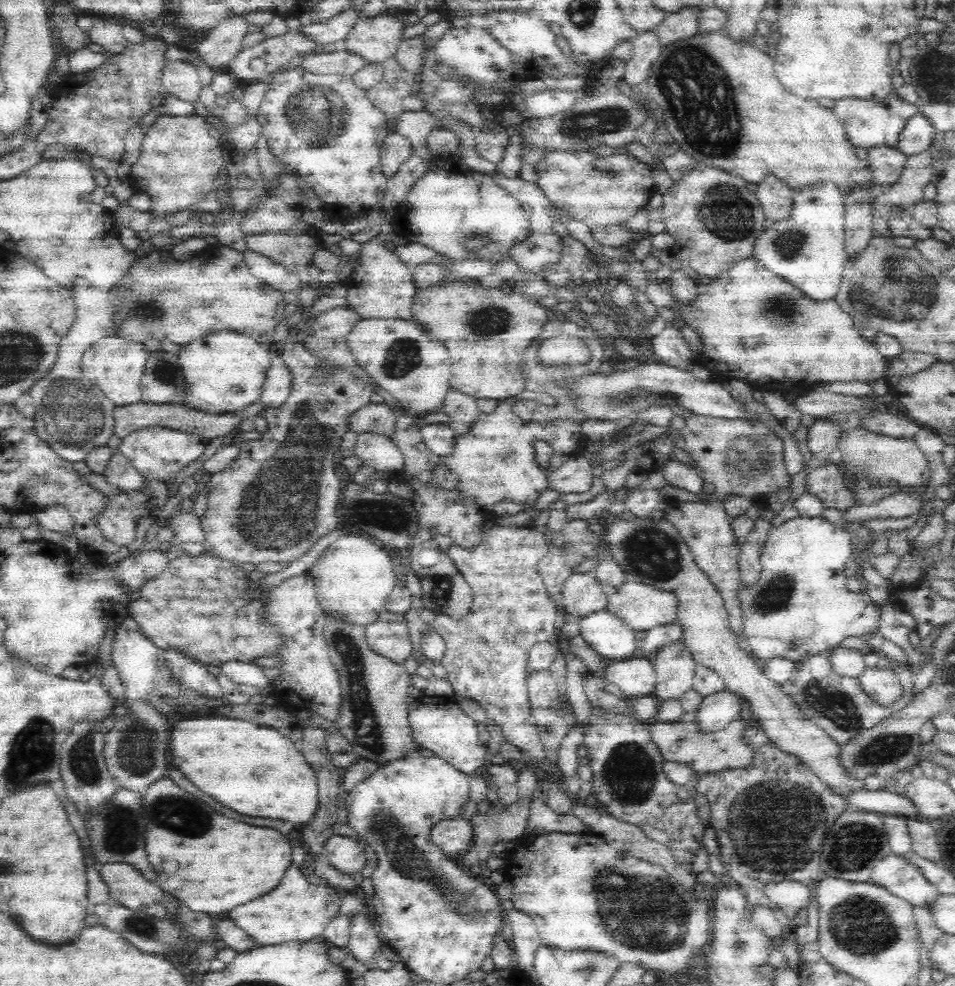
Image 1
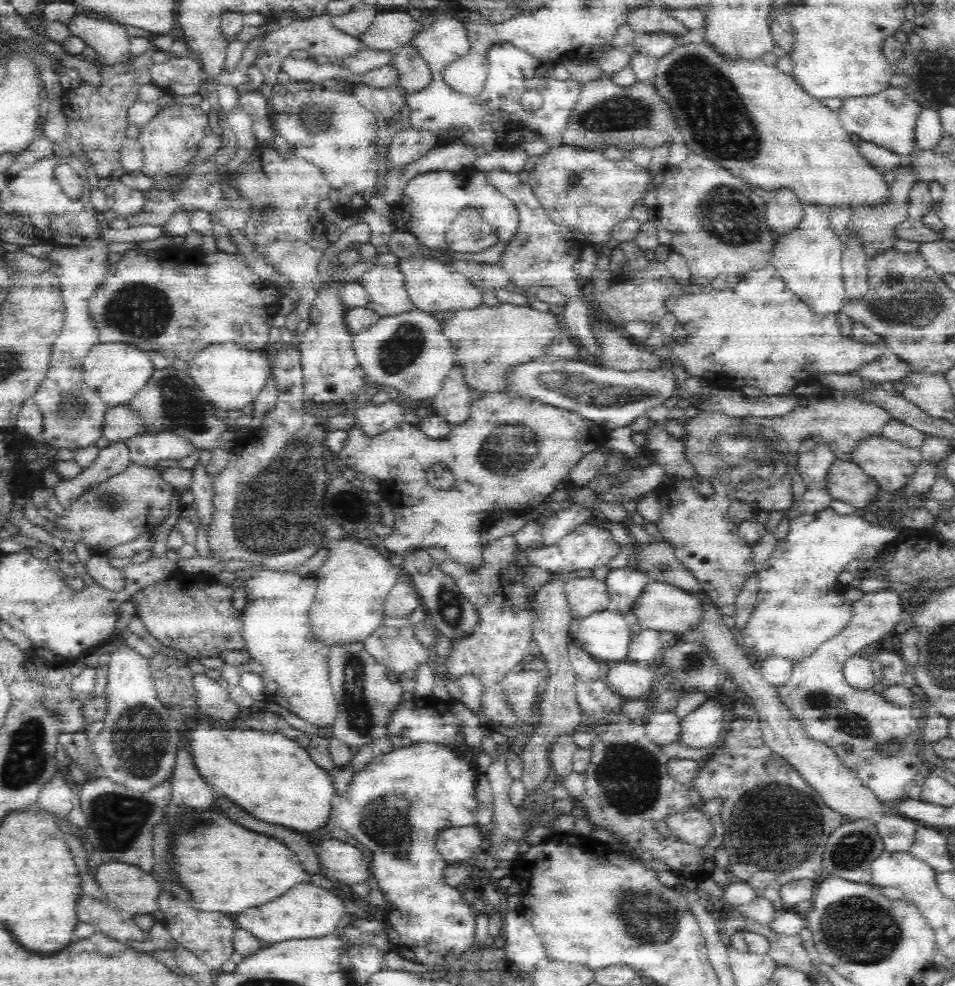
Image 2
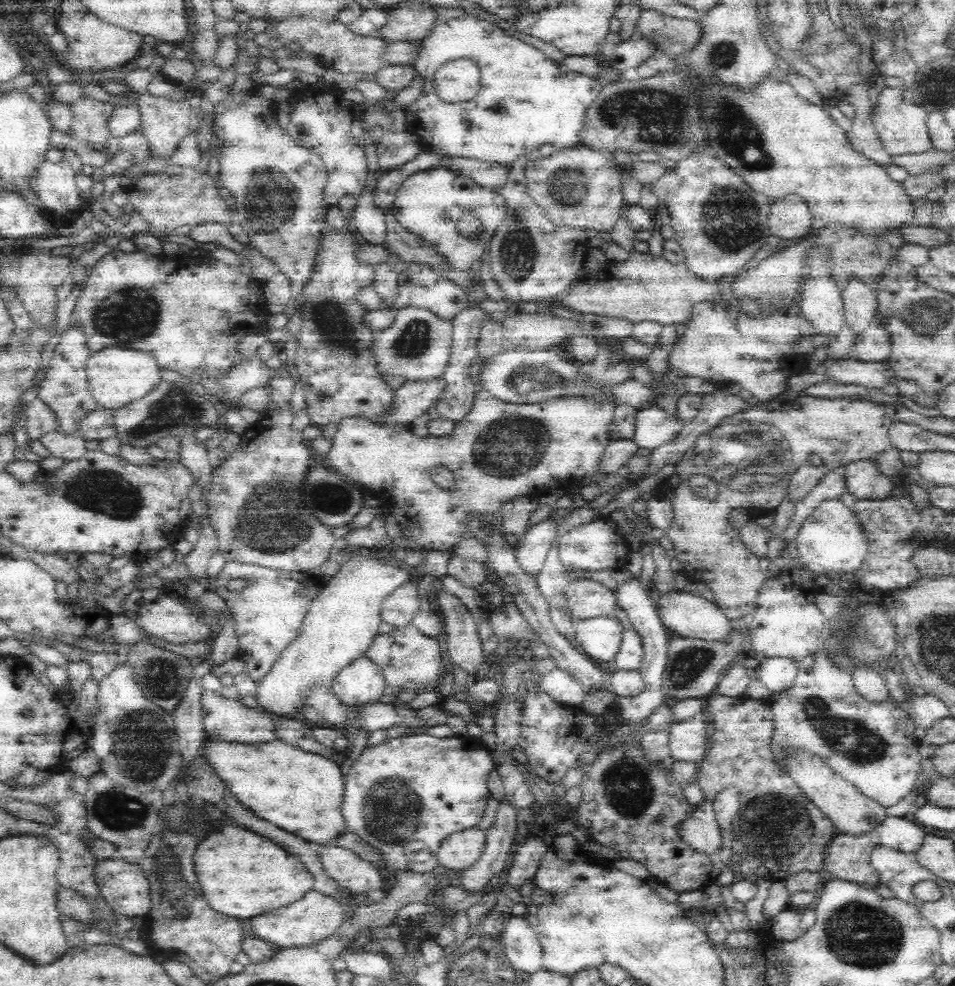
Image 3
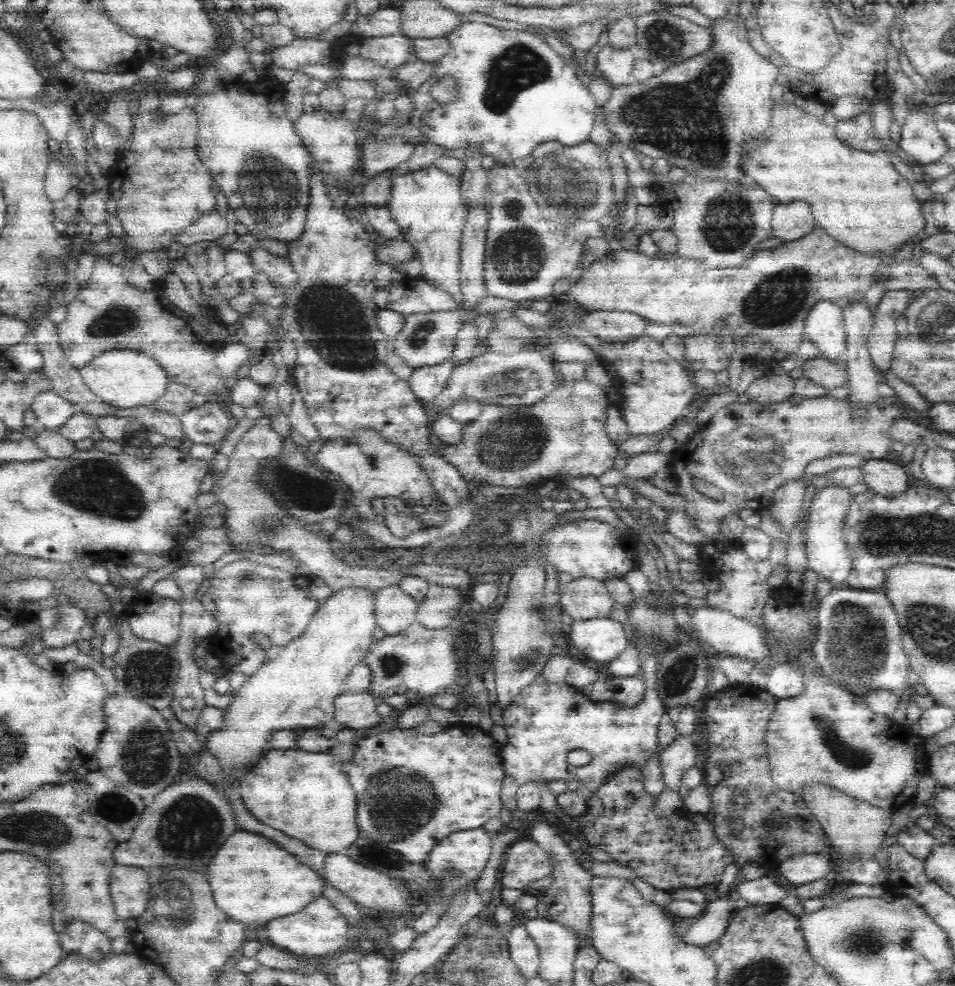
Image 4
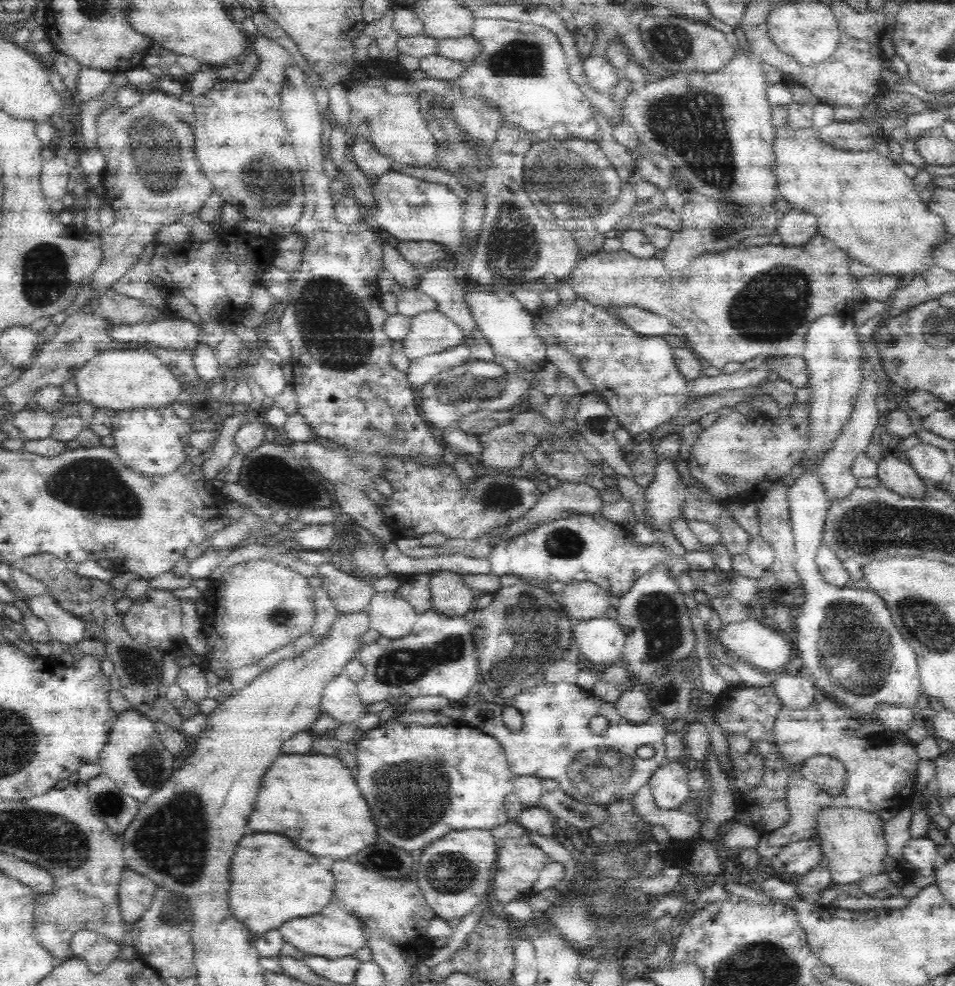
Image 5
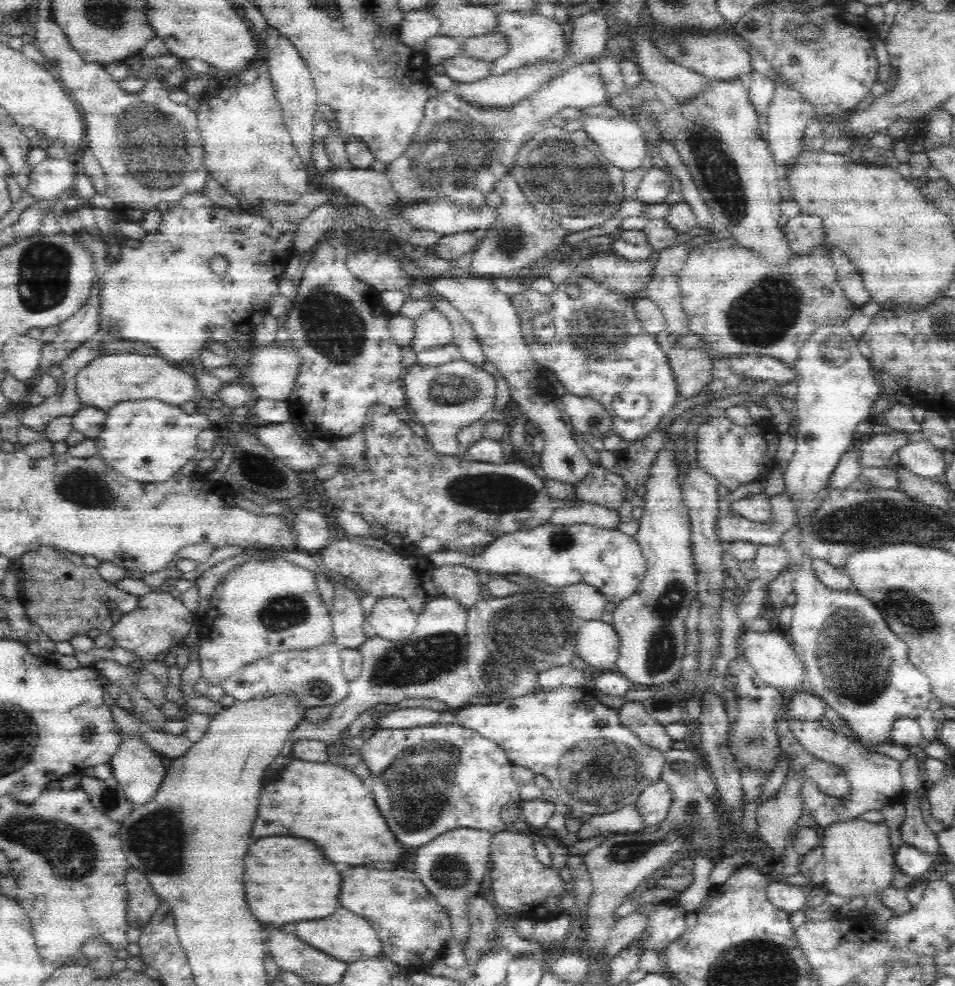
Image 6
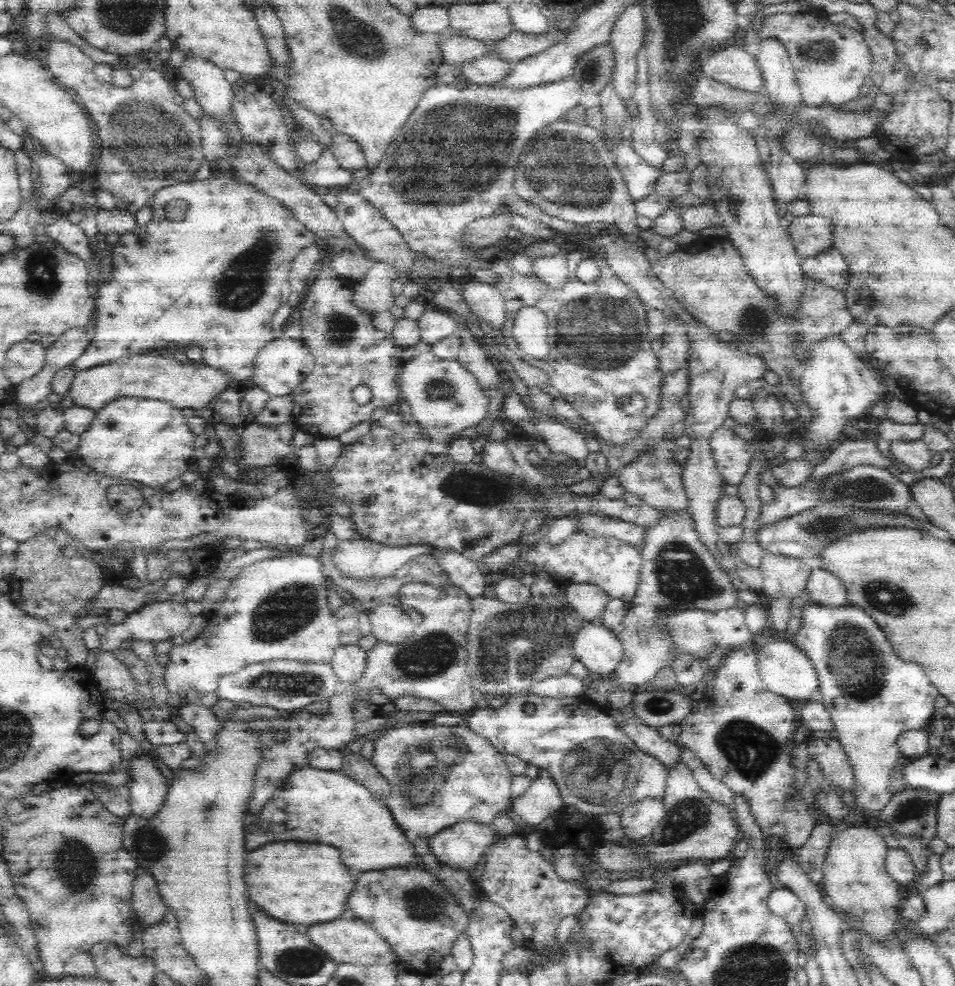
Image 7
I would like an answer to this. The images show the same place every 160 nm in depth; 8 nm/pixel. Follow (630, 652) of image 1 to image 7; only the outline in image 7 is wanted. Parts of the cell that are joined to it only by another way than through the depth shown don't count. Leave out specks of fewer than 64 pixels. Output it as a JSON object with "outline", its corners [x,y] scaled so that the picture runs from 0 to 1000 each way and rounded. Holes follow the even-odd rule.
{"outline":[[[613,631],[602,641],[598,652],[601,667],[616,677],[617,682],[628,684],[636,689],[647,675],[652,664],[652,655],[646,644],[635,634]]]}

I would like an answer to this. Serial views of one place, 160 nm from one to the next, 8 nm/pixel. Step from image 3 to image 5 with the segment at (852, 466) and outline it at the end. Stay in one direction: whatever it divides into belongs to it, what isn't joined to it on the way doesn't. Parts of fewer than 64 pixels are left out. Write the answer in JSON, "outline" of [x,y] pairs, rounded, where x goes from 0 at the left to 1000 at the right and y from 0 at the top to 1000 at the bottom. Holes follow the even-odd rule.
{"outline":[[[931,460],[918,471],[917,485],[926,495],[946,504],[964,504],[969,490],[957,476],[945,467]]]}

